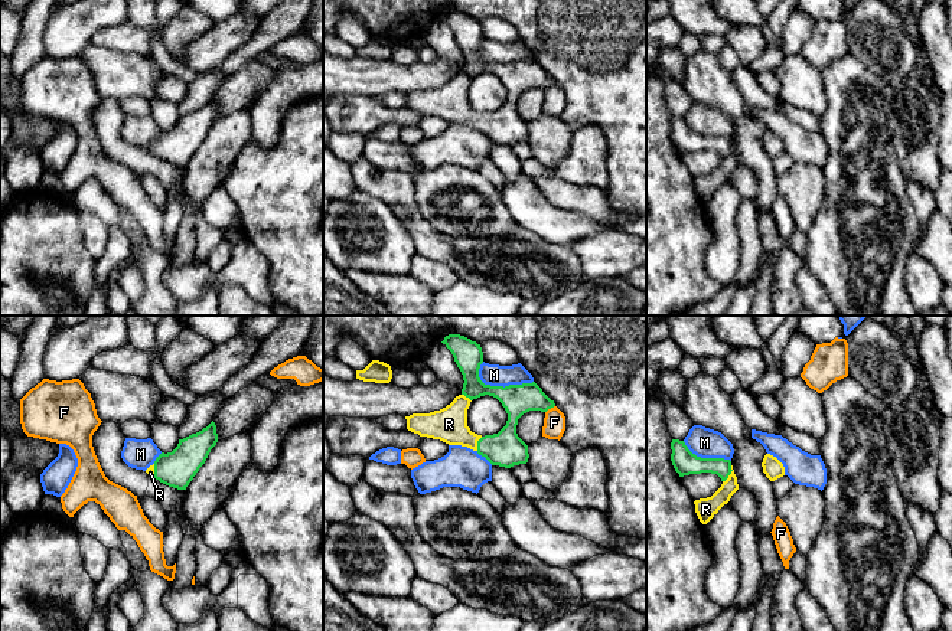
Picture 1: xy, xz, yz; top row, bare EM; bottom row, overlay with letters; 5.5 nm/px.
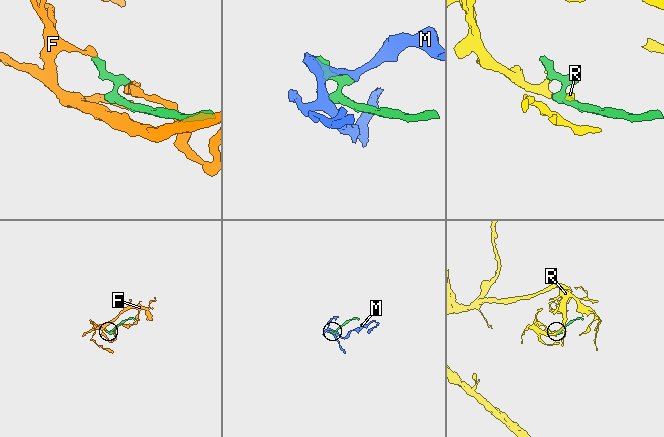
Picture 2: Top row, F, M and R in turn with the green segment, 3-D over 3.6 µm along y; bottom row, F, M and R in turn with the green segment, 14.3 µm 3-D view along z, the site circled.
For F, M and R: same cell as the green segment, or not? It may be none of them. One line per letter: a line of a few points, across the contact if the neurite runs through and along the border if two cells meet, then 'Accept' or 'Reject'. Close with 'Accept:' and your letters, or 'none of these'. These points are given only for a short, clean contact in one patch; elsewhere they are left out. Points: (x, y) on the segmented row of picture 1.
F: Reject
M: Reject
R: Accept
Accept: R

